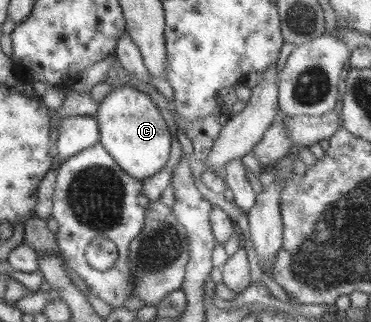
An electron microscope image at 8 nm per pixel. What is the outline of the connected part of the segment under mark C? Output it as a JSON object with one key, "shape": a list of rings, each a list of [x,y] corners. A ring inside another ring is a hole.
{"shape":[[[135,83],[113,88],[100,101],[94,117],[98,125],[98,143],[125,174],[143,182],[163,170],[169,160],[170,122],[158,101],[147,90]]]}

